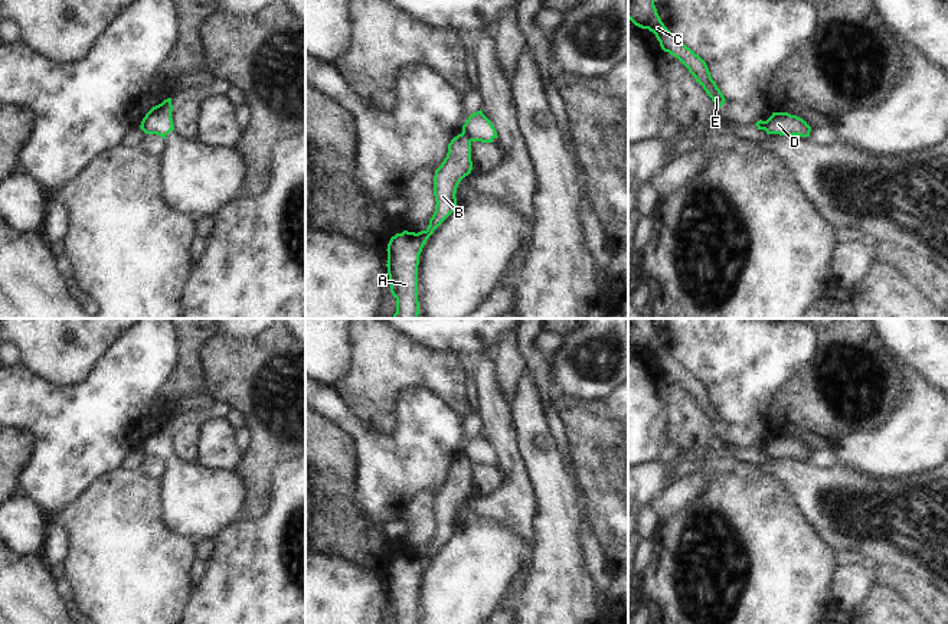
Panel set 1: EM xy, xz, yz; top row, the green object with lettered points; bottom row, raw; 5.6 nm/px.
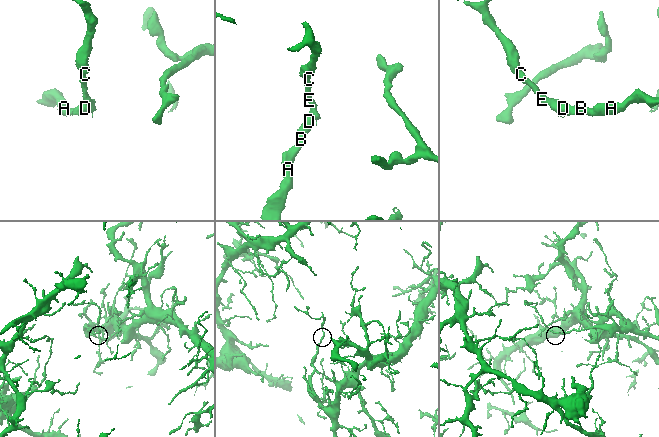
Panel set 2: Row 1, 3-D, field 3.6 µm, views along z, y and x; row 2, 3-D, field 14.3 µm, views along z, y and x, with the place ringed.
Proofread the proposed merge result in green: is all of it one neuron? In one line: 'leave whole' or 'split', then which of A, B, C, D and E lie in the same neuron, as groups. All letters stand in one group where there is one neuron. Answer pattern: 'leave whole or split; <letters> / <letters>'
split; A B D / C E

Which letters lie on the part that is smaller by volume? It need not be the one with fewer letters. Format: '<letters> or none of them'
C, E

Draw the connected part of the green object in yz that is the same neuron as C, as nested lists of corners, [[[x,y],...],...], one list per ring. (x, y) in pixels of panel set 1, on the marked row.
[[[628,0],[628,19],[635,26],[653,32],[661,49],[677,58],[689,69],[717,108],[725,104],[726,99],[712,79],[706,62],[664,26],[654,6],[654,0]]]

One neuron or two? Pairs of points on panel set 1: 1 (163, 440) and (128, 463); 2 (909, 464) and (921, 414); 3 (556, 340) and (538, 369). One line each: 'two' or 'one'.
1: two
2: one
3: two

